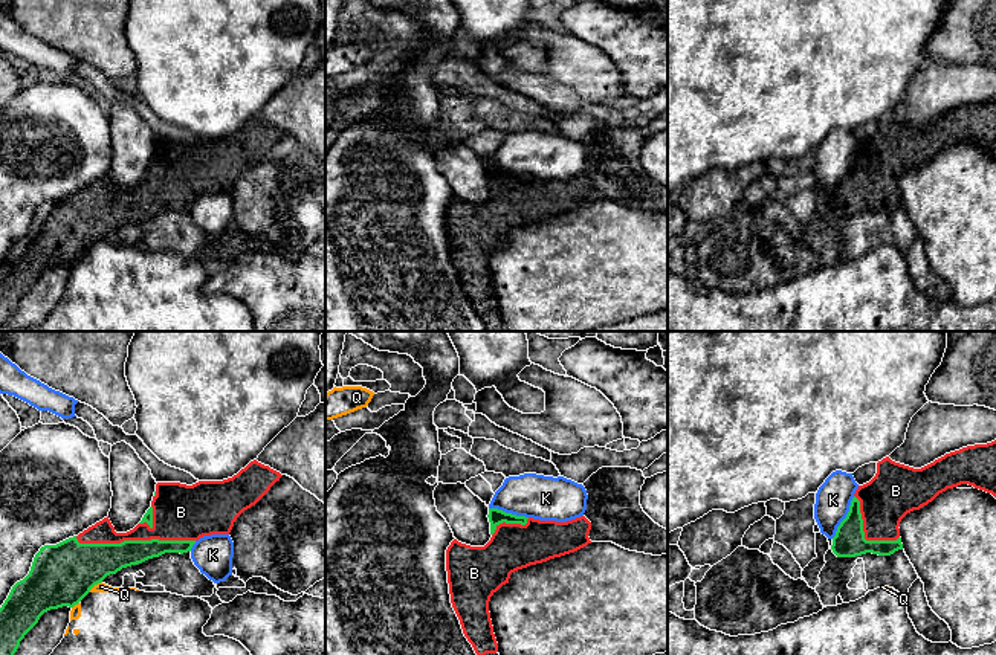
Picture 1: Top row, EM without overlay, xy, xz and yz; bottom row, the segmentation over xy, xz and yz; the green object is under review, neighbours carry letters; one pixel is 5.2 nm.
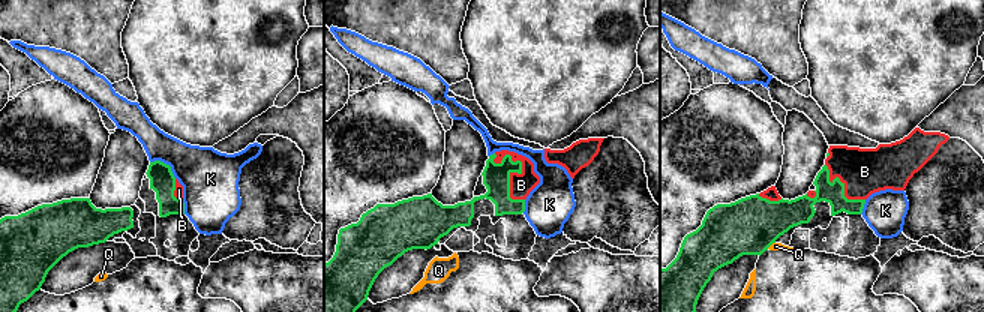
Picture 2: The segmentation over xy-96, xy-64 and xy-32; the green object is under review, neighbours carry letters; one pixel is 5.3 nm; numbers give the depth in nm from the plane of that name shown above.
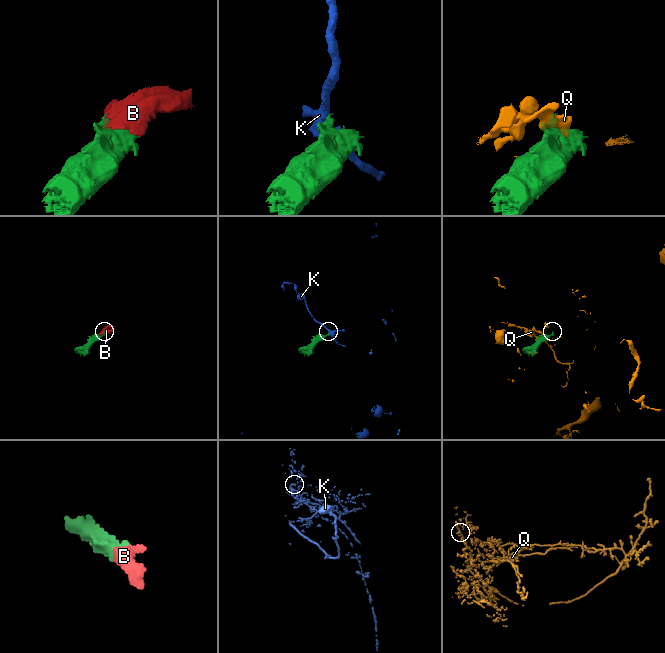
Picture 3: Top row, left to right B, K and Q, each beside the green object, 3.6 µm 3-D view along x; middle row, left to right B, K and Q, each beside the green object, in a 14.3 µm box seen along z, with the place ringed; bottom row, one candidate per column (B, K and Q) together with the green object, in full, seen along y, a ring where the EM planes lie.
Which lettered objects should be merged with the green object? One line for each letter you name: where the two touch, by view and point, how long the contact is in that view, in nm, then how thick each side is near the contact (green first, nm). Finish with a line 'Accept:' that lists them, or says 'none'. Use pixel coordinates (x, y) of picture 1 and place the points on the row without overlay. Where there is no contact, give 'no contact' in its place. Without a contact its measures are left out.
B: meets green in xy at (135, 199); contact 650 nm long; 200 nm thick on the green side, 240 nm on the other
Accept: B

